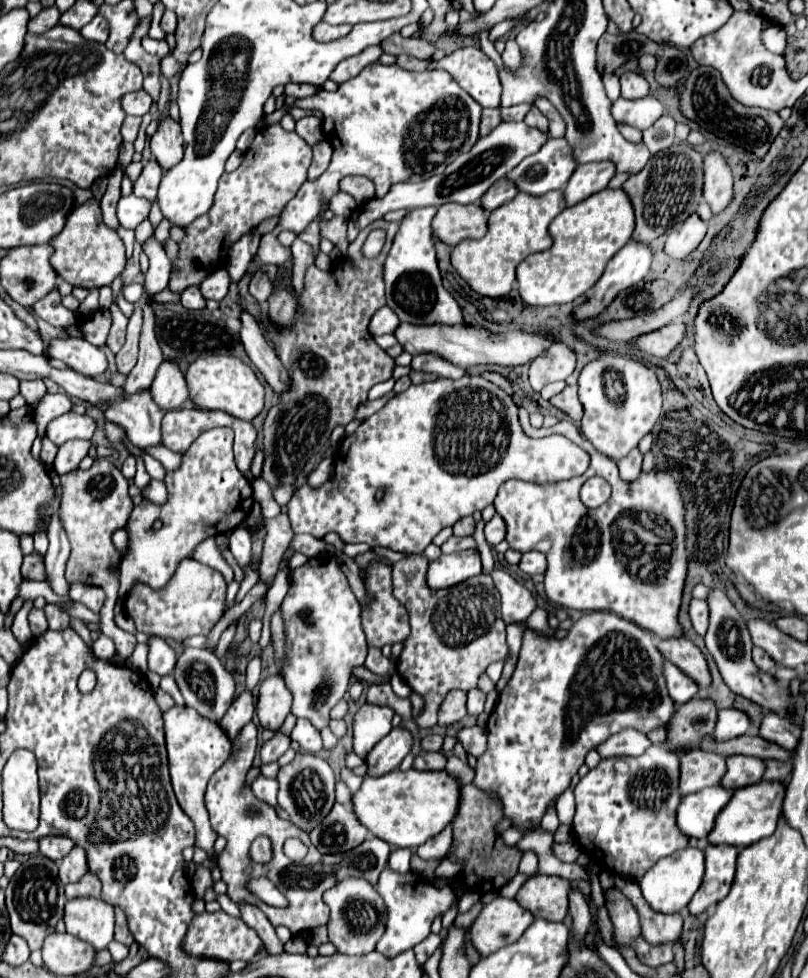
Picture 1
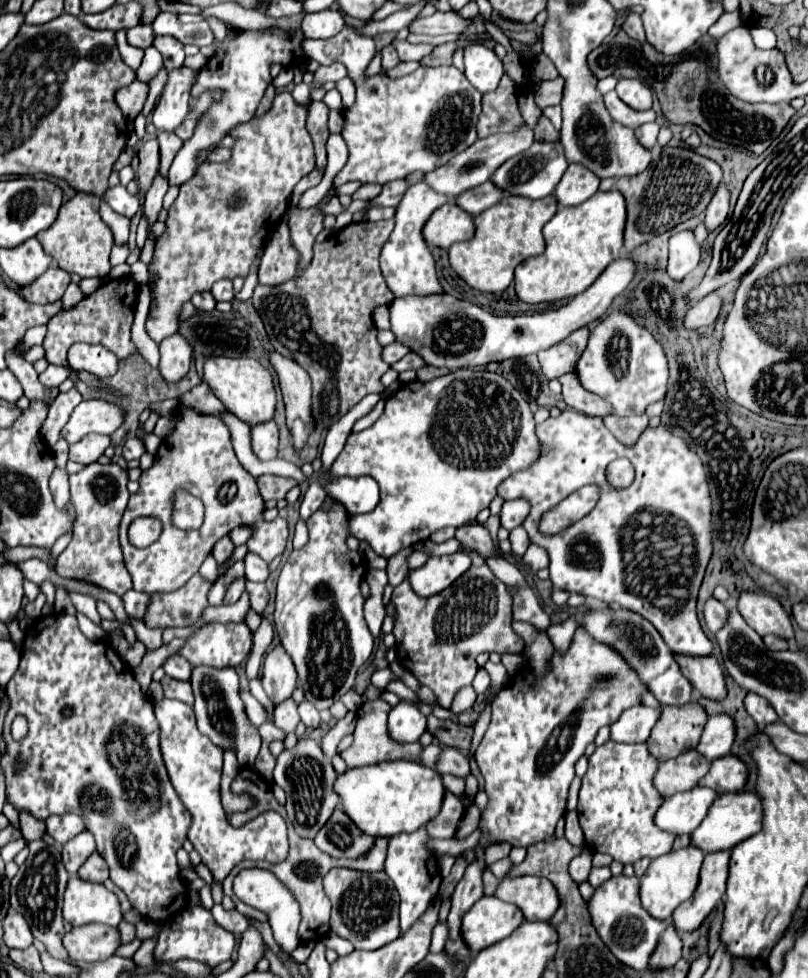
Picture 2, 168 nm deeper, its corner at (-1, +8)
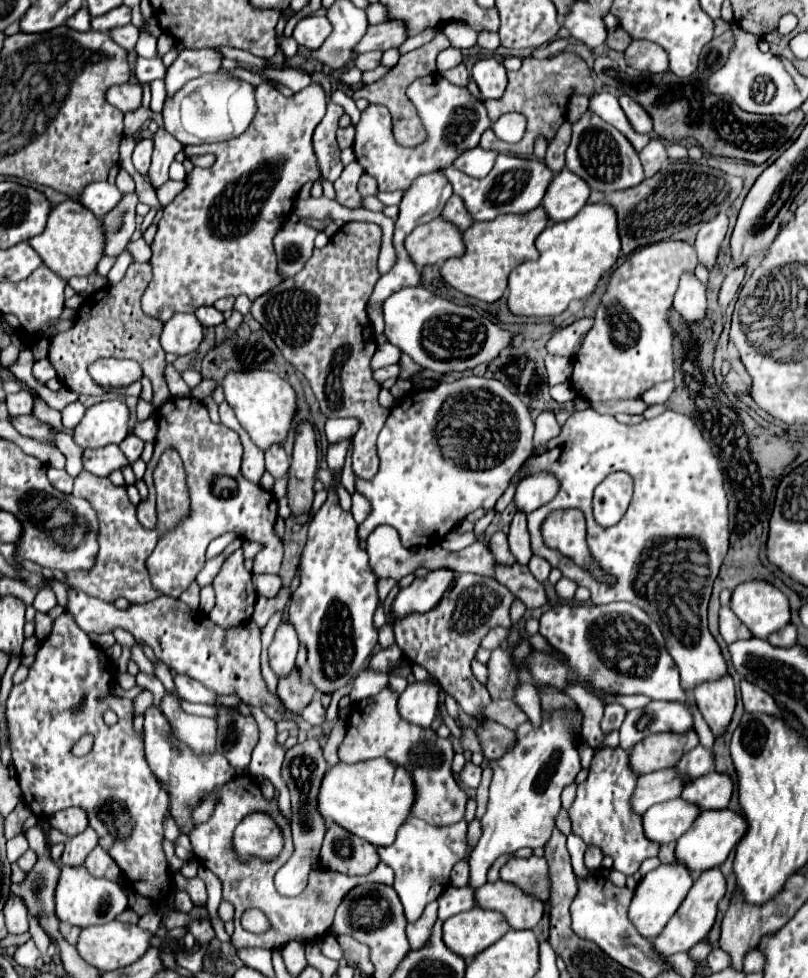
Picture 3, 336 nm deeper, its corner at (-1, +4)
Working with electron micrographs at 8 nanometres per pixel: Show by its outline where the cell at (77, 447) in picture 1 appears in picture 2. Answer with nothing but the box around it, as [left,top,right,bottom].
[70,435,110,465]

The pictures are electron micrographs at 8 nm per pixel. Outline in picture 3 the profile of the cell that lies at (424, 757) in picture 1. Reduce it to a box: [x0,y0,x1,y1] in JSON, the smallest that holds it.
[458,761,482,789]

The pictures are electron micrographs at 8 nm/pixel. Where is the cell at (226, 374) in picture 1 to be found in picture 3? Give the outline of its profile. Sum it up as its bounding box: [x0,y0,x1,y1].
[222,371,296,449]

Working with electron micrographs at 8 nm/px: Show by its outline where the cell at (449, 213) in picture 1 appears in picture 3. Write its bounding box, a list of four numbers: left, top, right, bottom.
[404,217,466,267]

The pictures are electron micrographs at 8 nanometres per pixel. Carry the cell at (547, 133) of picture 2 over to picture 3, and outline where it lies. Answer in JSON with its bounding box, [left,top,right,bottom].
[546,121,570,171]

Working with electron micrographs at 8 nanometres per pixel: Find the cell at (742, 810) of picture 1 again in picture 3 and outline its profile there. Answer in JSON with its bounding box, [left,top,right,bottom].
[676,809,748,871]

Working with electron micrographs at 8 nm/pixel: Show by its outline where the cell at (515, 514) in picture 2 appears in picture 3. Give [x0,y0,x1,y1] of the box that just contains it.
[514,475,556,513]

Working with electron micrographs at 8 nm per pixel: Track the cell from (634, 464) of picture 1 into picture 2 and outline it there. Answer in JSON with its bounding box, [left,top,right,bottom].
[604,415,648,445]

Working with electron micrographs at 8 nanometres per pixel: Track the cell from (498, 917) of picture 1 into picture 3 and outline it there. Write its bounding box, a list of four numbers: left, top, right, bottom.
[442,907,510,961]

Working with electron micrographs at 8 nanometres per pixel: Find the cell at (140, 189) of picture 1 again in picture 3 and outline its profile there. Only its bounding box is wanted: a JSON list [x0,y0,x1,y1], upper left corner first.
[132,139,154,175]

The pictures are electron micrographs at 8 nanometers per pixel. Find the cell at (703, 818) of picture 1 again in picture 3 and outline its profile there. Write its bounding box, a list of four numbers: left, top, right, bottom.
[642,797,700,843]

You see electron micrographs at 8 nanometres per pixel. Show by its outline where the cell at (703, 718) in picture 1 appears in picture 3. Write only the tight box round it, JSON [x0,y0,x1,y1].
[632,729,698,773]

